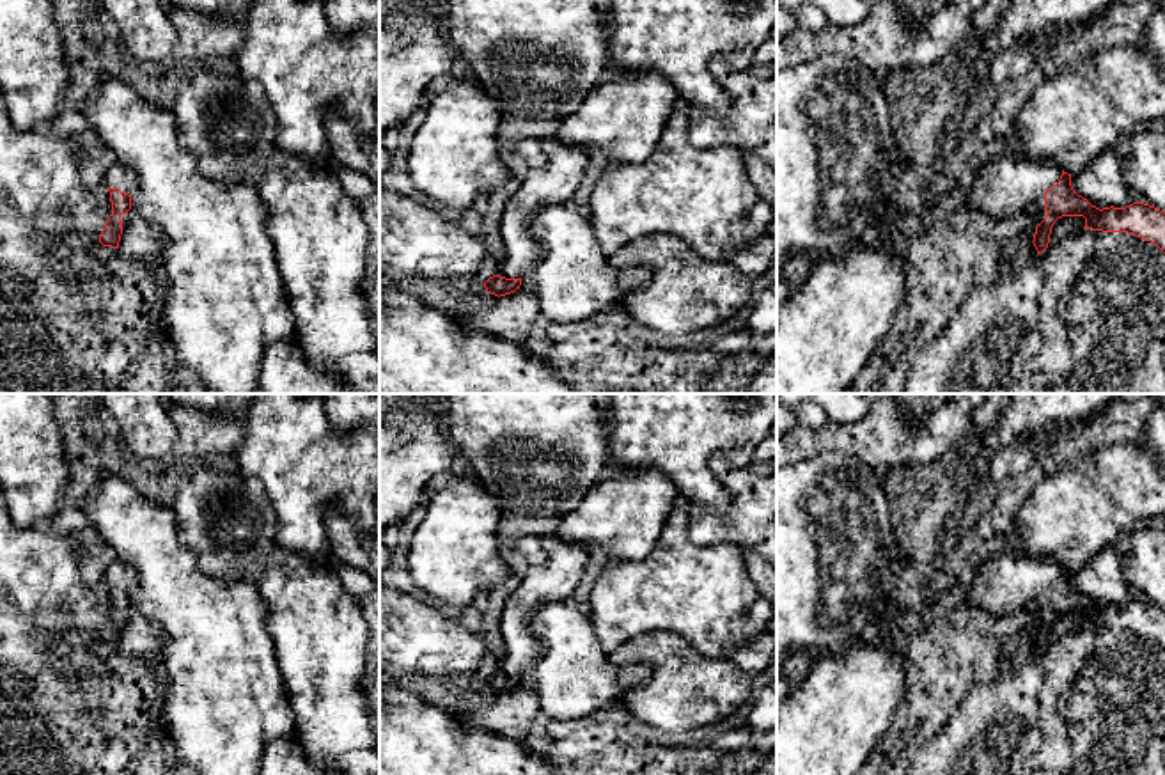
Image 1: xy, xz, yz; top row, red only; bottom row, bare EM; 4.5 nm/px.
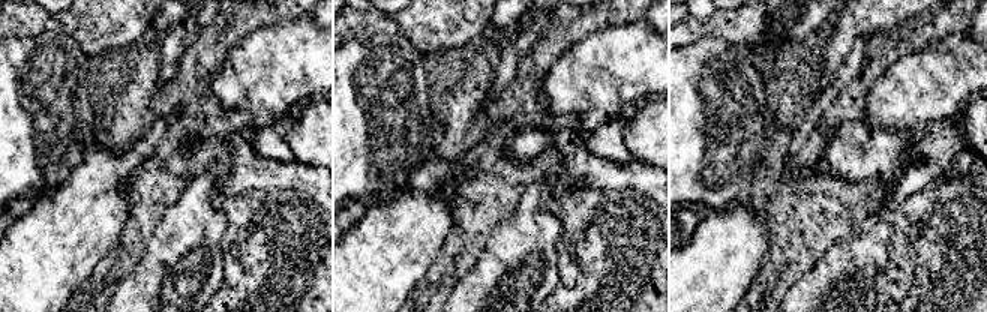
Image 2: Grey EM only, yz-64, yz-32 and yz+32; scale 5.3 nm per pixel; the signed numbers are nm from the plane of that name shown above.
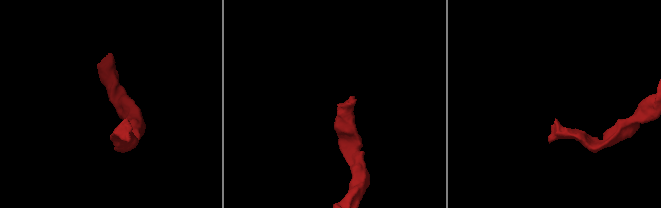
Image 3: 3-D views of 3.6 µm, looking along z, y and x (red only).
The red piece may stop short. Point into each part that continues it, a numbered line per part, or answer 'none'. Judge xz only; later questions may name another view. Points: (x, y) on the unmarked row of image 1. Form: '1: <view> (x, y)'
1: xz (554, 568)

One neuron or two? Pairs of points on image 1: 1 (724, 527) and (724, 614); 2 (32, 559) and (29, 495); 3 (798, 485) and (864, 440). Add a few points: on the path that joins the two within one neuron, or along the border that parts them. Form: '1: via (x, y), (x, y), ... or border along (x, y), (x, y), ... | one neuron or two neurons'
1: border along (688, 518), (692, 541), (731, 543), (742, 550) | two neurons
2: border along (48, 522), (27, 527), (18, 525) | two neurons
3: border along (804, 458), (821, 453), (853, 454), (880, 474) | two neurons

